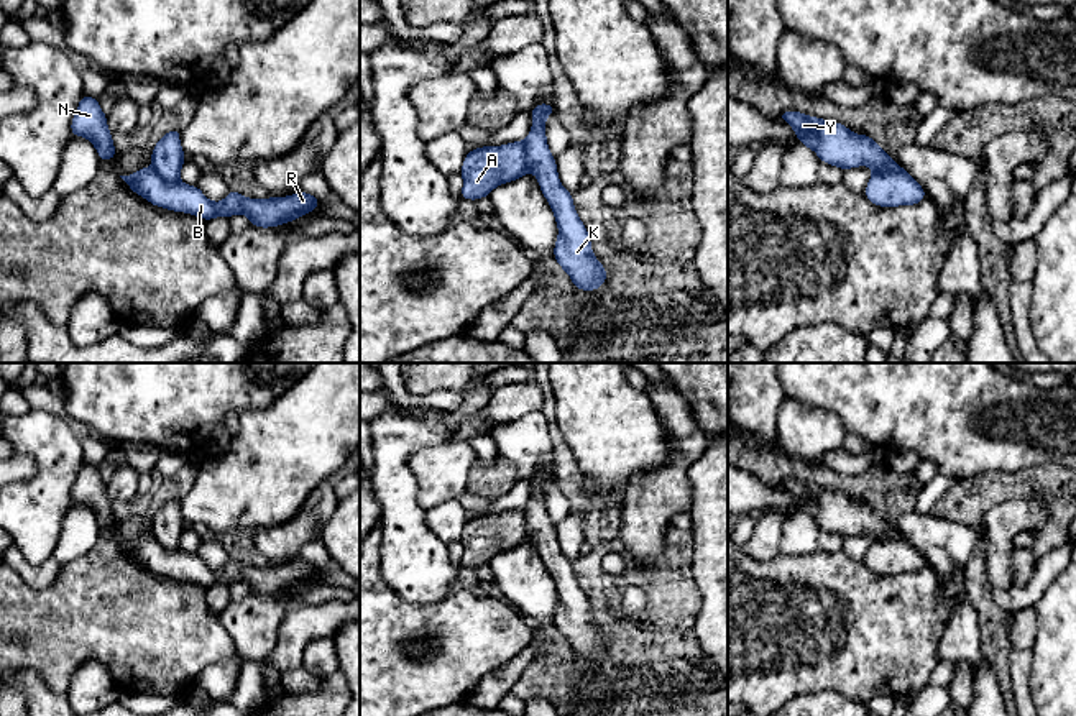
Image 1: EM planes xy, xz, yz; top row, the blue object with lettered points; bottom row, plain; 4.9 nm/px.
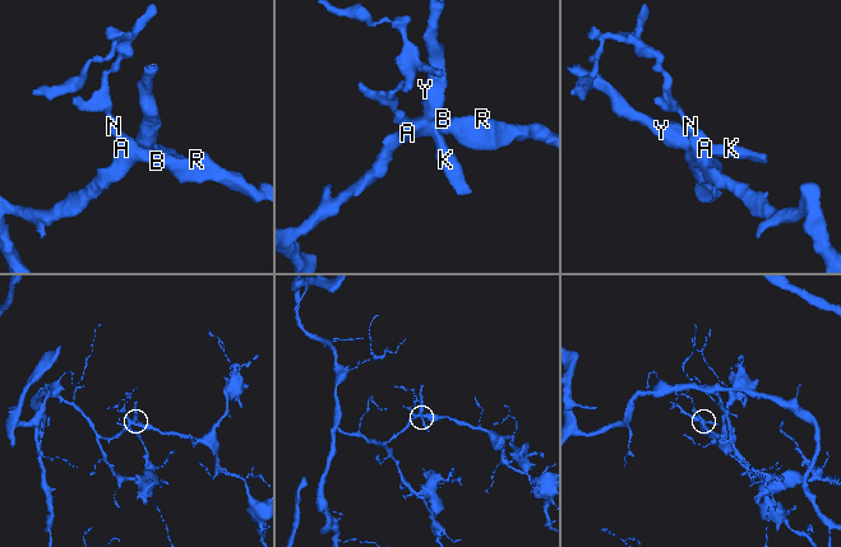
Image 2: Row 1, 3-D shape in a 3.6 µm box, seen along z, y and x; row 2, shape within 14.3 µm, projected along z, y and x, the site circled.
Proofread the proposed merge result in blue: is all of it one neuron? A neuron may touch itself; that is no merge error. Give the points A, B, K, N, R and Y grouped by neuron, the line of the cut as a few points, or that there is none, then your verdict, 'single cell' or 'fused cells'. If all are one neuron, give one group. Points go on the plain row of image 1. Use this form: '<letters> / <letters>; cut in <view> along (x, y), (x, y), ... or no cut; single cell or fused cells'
A B N R / K Y; cut in xz along (523, 509), (526, 531), (531, 539); fused cells

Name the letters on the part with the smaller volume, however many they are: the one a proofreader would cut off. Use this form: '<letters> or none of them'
K, Y

